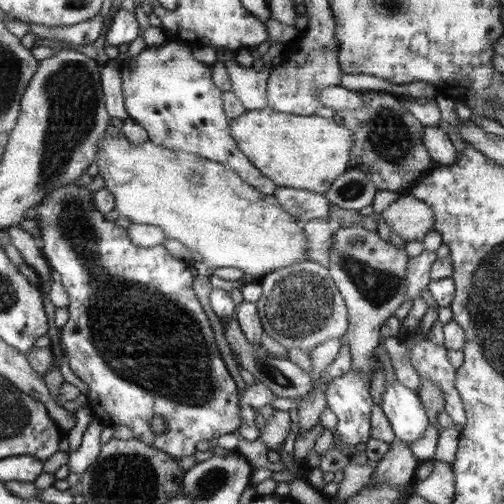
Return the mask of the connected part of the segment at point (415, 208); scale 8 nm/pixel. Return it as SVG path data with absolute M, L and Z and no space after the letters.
M408 193L393 202L383 212L385 223L406 242L422 241L424 236L436 228L436 217L433 208L423 200Z

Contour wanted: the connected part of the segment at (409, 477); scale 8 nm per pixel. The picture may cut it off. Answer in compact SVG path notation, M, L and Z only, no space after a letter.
M396 441L383 459L377 462L367 486L381 482L394 486L405 485L413 480L418 465L419 460L412 454L410 445Z

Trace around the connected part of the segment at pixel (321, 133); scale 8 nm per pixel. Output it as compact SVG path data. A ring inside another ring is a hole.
M266 106L234 118L230 128L245 156L278 187L324 194L351 167L353 132L333 117L291 115Z

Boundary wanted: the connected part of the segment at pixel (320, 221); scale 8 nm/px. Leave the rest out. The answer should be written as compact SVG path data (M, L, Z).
M324 217L302 223L302 227L308 240L307 260L329 268L329 250L333 243L333 234L339 225Z

